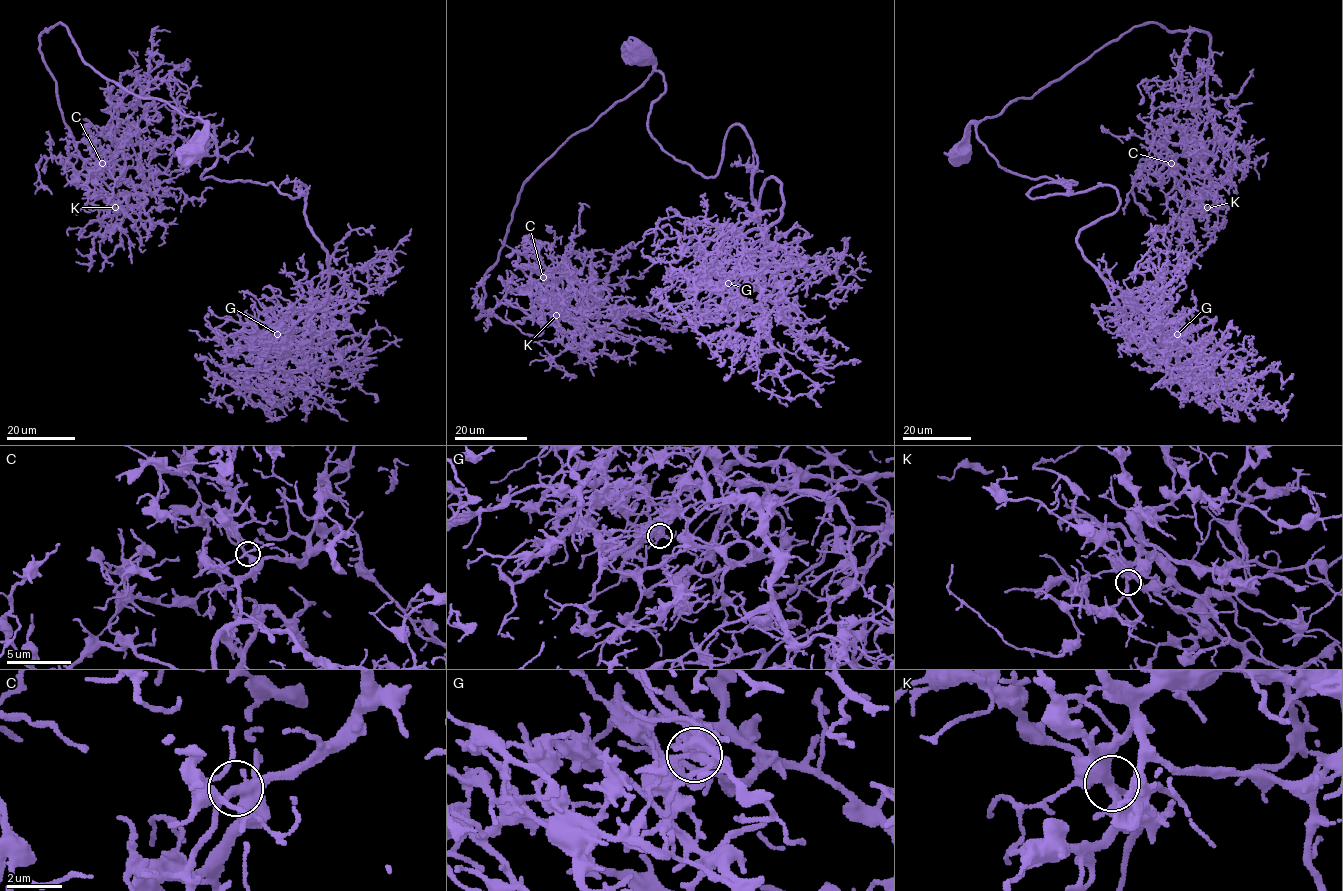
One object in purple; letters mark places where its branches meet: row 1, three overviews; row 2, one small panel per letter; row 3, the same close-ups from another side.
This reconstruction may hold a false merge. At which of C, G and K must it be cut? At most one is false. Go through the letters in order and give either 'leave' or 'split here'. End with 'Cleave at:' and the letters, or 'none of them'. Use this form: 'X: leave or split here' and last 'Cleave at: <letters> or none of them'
C: leave
G: split here
K: leave
Cleave at: G

